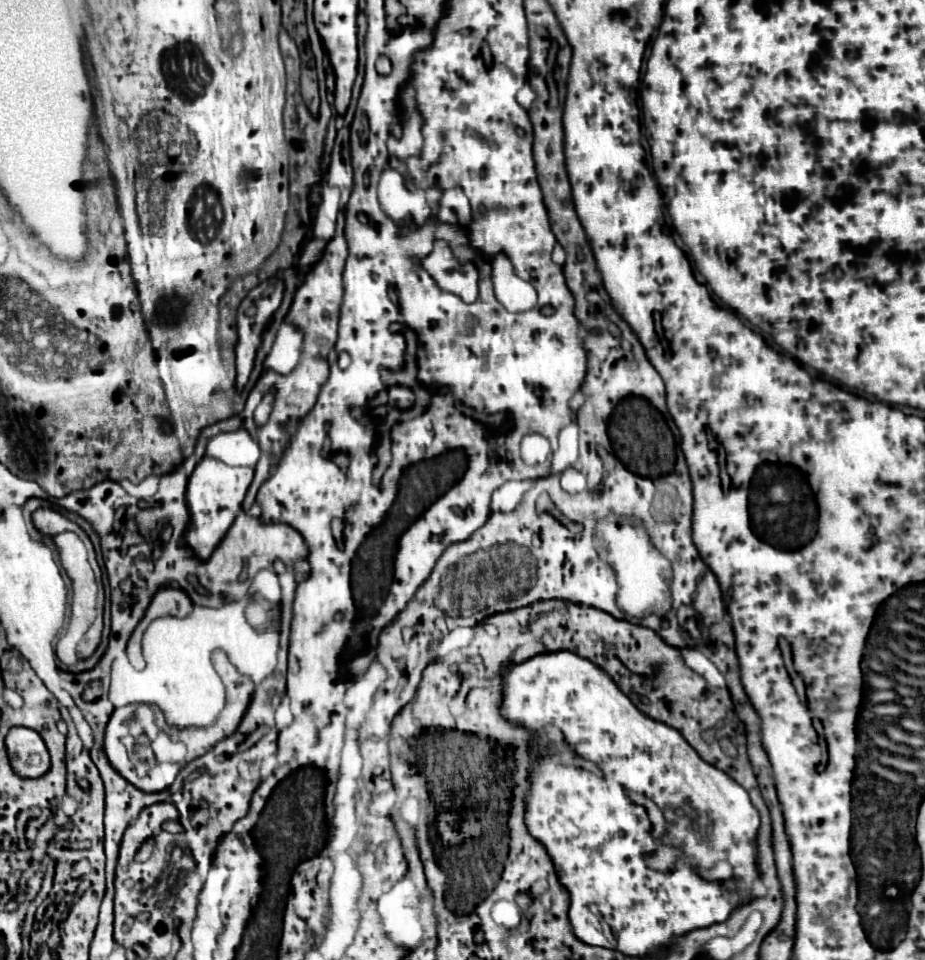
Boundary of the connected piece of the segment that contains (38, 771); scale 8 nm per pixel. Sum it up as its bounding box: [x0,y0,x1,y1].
[6,727,50,779]

